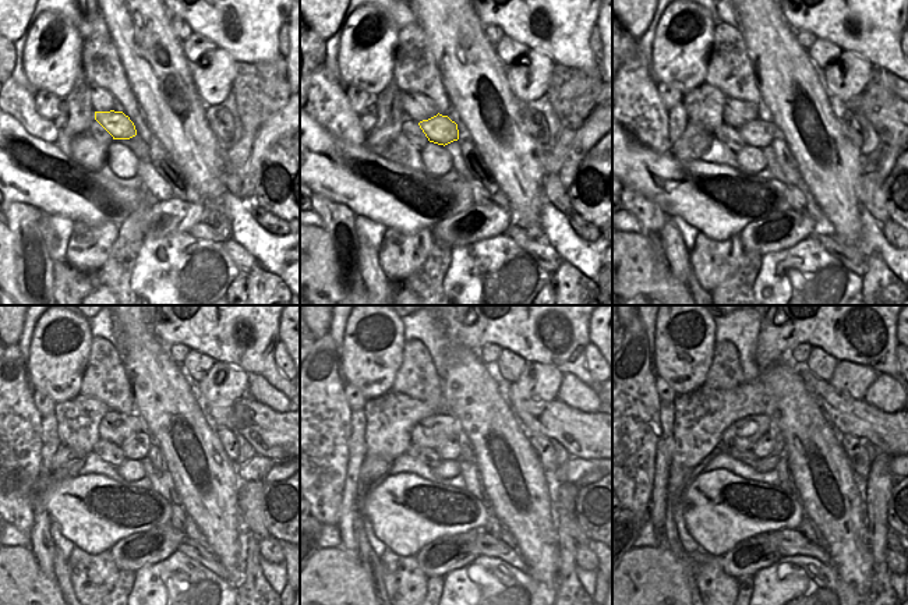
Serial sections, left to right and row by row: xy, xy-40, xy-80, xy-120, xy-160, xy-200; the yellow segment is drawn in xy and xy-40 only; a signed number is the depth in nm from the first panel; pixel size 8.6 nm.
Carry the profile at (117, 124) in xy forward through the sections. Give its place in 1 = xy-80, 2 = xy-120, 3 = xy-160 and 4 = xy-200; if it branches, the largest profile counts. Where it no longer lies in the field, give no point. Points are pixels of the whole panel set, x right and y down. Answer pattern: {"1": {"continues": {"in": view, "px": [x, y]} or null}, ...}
{"1": {"continues": {"in": "xy-80", "px": [759, 133]}}, "2": {"continues": {"in": "xy-120", "px": [135, 448]}}, "3": {"continues": {"in": "xy-160", "px": [449, 449]}}, "4": {"continues": {"in": "xy-200", "px": [763, 448]}}}

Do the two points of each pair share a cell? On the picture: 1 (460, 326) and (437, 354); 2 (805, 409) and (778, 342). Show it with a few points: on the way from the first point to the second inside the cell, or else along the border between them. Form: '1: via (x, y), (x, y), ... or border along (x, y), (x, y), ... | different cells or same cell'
1: border along (444, 324), (448, 343) | different cells
2: border along (787, 360), (781, 360), (760, 371) | different cells

